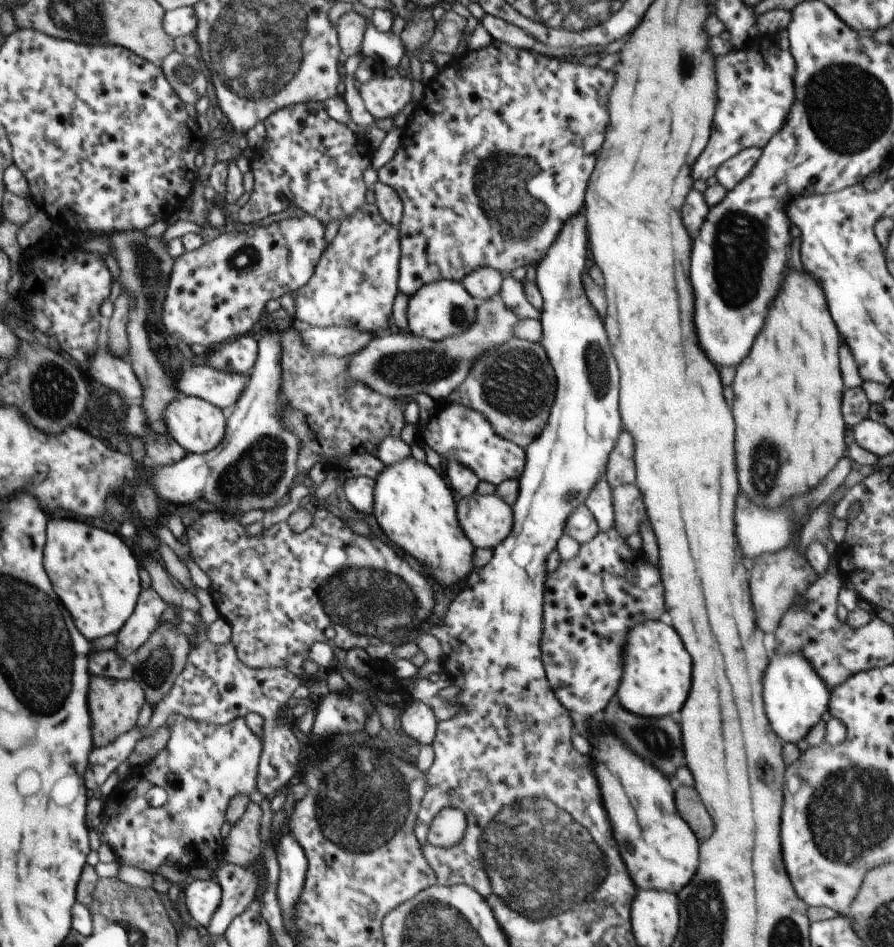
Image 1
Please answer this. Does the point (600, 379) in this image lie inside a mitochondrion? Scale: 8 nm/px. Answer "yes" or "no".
yes

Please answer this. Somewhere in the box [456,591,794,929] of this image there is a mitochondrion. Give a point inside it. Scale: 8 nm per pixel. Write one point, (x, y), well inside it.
(542, 860)

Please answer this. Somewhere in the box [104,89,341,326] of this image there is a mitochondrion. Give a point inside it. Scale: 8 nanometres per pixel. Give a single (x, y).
(249, 254)

